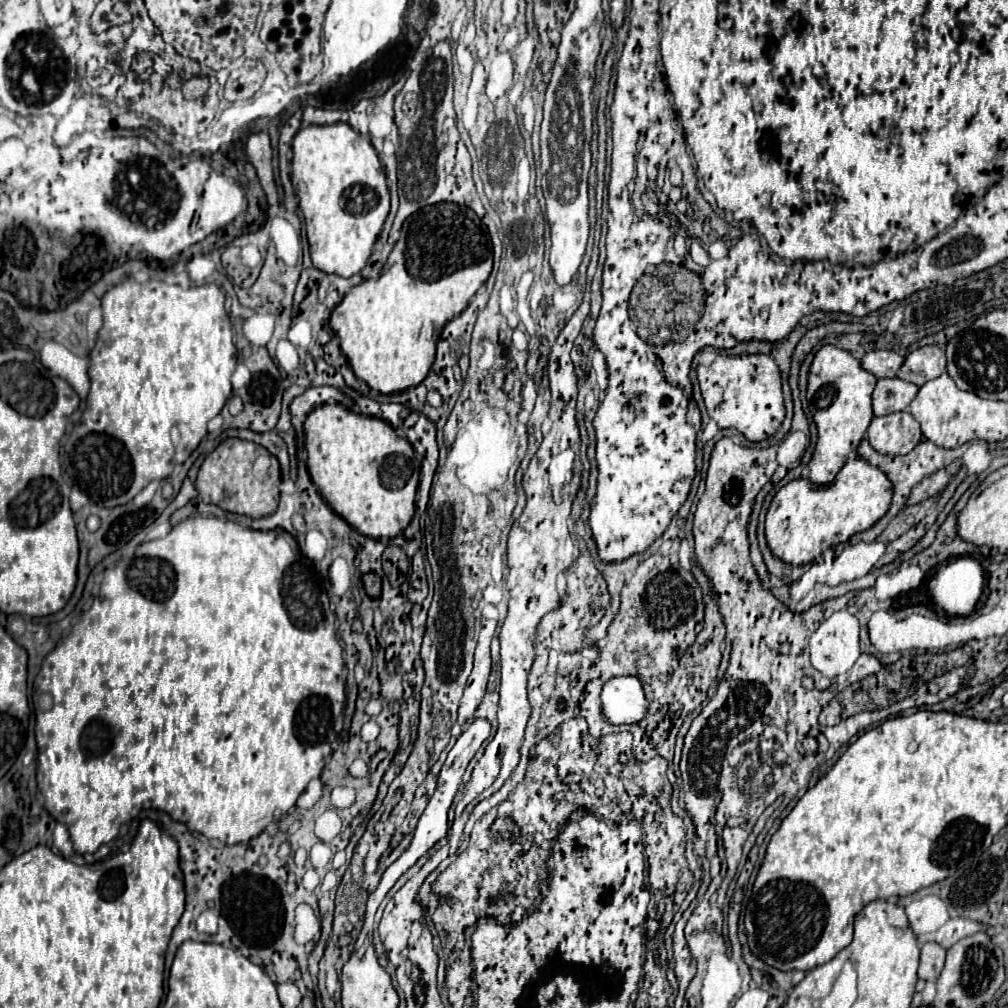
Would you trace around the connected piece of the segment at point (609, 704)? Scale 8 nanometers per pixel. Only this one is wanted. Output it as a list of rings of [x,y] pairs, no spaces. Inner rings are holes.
[[[635,676],[611,678],[603,686],[601,702],[609,724],[637,724],[647,714],[643,684]]]

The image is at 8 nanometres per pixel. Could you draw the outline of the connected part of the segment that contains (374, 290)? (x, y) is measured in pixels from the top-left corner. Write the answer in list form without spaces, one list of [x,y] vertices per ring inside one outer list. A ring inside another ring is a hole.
[[[445,202],[413,212],[413,216],[405,220],[401,238],[389,254],[381,276],[377,280],[369,278],[359,286],[353,286],[343,302],[331,312],[329,324],[339,336],[341,350],[347,356],[355,376],[365,380],[369,388],[381,394],[393,394],[411,386],[419,386],[431,370],[435,360],[435,346],[443,326],[467,308],[471,296],[487,282],[491,266],[493,246],[489,232],[471,208]]]

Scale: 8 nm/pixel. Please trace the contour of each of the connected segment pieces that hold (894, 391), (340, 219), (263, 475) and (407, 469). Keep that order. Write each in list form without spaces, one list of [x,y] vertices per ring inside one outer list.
[[[901,378],[879,380],[873,392],[873,412],[875,416],[887,416],[893,412],[907,410],[919,388]]]
[[[345,122],[307,126],[293,138],[291,182],[305,216],[313,266],[343,278],[361,272],[389,214],[385,170],[373,144]]]
[[[239,438],[223,440],[215,448],[215,452],[205,458],[197,474],[197,490],[203,502],[213,502],[225,512],[243,514],[249,518],[263,518],[277,510],[279,484],[281,484],[281,468],[277,458],[269,454],[263,446]]]
[[[325,404],[305,420],[305,448],[307,468],[319,494],[359,534],[391,540],[409,526],[421,462],[409,440],[397,436],[387,422],[353,414],[341,404]]]

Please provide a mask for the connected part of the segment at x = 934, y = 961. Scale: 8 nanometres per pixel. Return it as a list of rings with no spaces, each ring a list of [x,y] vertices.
[[[927,942],[921,946],[921,964],[919,964],[919,978],[927,982],[935,982],[945,966],[947,950],[937,942]]]

